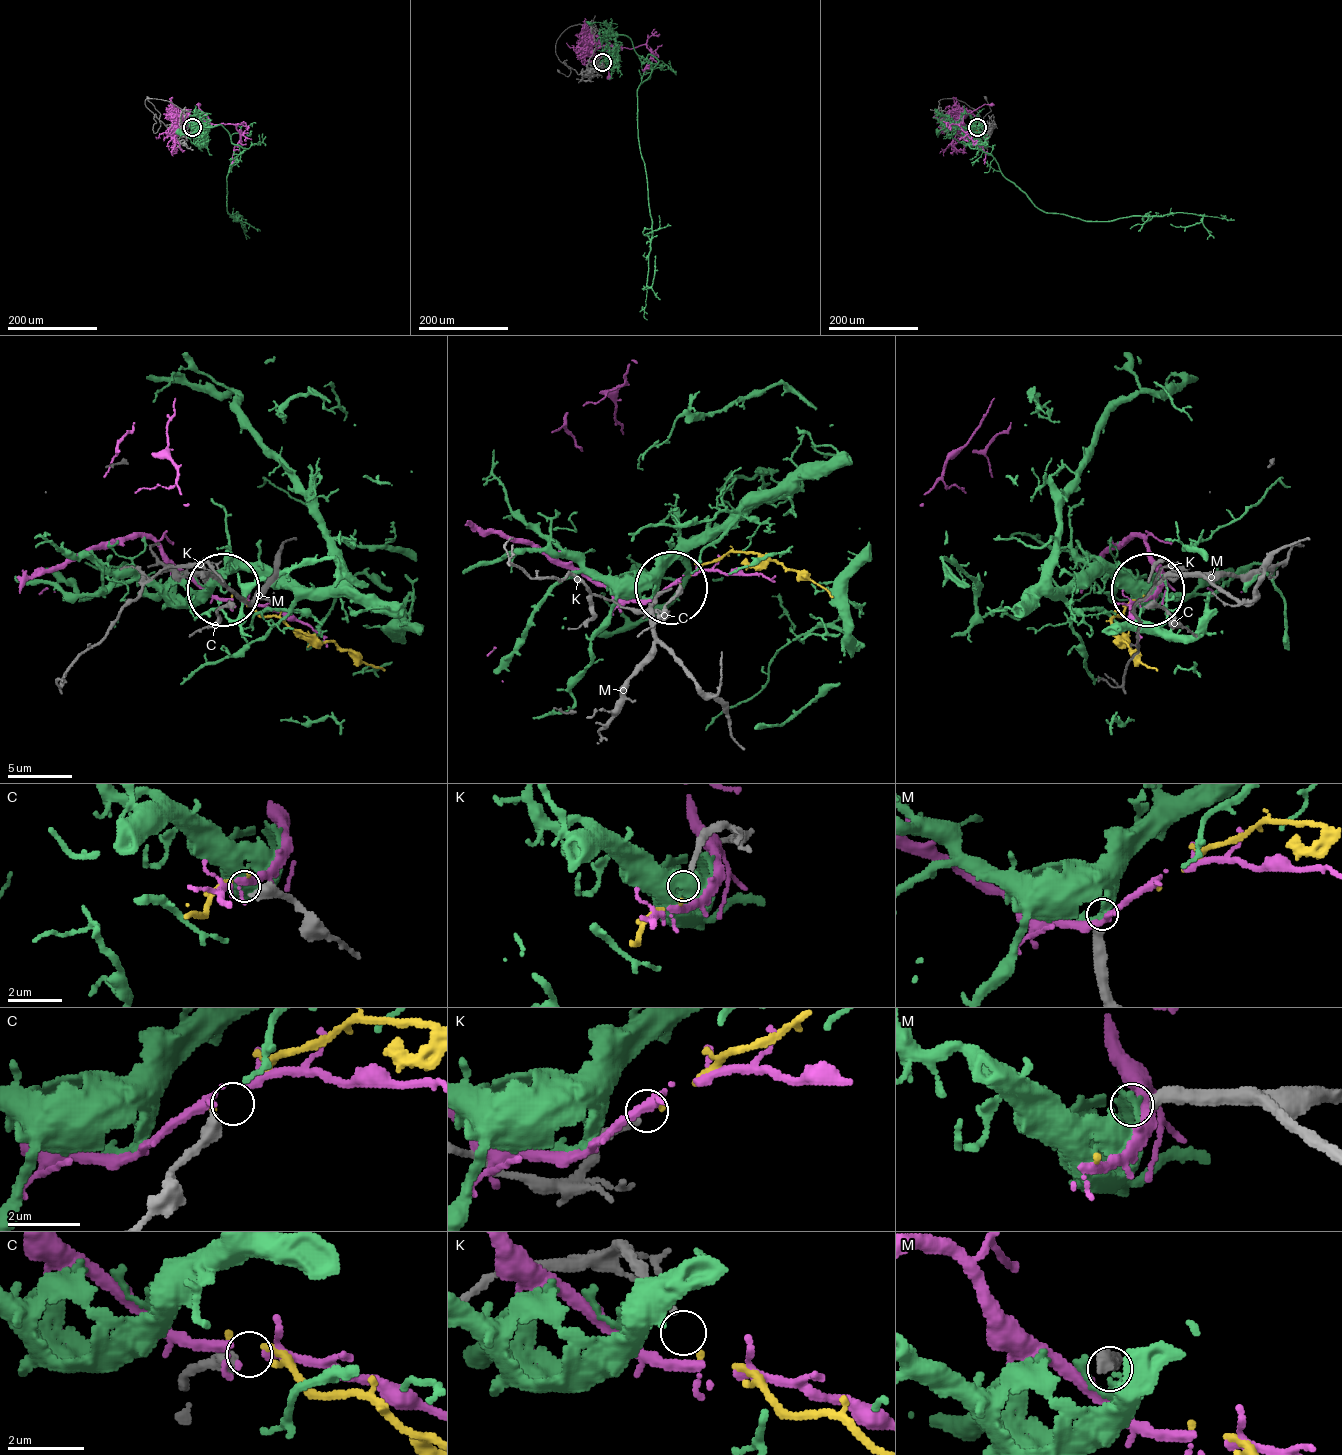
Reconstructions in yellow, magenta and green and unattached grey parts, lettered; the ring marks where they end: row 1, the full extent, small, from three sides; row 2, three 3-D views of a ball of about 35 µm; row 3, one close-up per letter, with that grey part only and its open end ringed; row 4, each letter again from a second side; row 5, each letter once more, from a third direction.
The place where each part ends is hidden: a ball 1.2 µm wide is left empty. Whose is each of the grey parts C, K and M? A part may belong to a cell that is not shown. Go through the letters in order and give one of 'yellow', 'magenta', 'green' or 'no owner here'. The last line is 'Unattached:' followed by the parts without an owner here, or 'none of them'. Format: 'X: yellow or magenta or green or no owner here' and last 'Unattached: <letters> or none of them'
C: no owner here
K: yellow
M: green
Unattached: C

